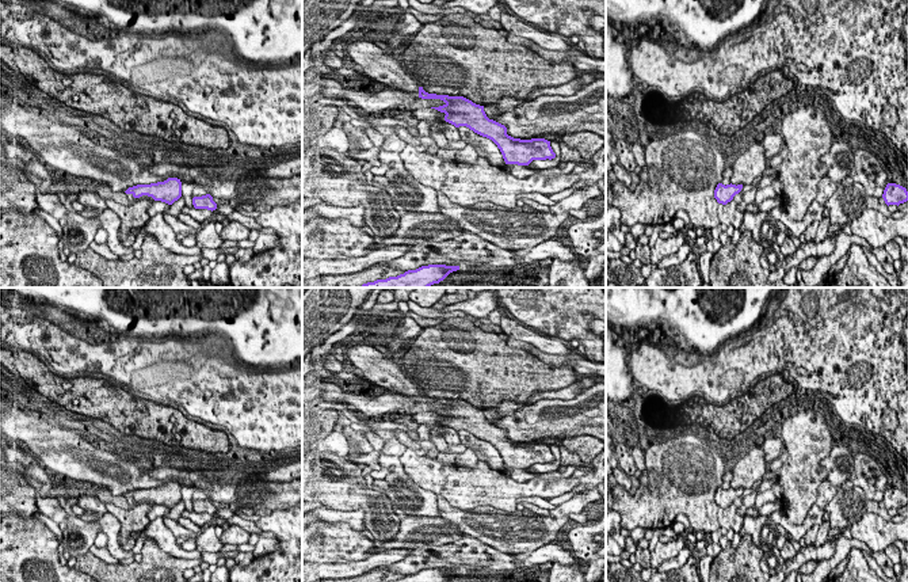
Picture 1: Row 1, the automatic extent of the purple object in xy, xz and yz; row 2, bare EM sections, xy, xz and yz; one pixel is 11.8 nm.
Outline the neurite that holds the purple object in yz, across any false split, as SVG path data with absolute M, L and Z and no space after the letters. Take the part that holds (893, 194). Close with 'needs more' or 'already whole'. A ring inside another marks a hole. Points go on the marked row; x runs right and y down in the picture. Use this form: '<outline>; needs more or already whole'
M888 183L882 198L885 203L889 205L900 205L908 201L908 191L905 187L896 185L896 183Z; already whole

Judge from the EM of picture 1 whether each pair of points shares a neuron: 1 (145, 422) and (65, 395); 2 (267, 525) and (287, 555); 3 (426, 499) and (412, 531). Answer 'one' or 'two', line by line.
1: one
2: one
3: two

